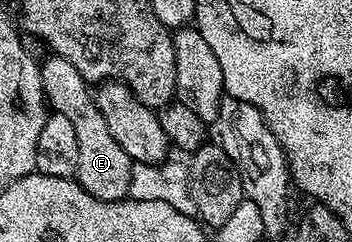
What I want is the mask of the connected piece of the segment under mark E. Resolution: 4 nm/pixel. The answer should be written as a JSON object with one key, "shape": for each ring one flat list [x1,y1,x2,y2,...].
{"shape":[[55,54,49,55,49,57,48,61,43,61,40,64,42,90,47,107,52,112,62,114,62,118,66,118,74,125,74,134,78,137,78,166,75,179,94,198,106,202,125,199,130,190,130,174,134,161,128,157,126,150,122,150,122,146,118,146,118,142,114,142,114,134,110,134,110,126,106,126,106,118,102,118,102,110,98,110,96,97,89,81,84,80,82,74,78,74,78,70,74,70,74,66,70,66,70,62,66,62,66,58]]}

